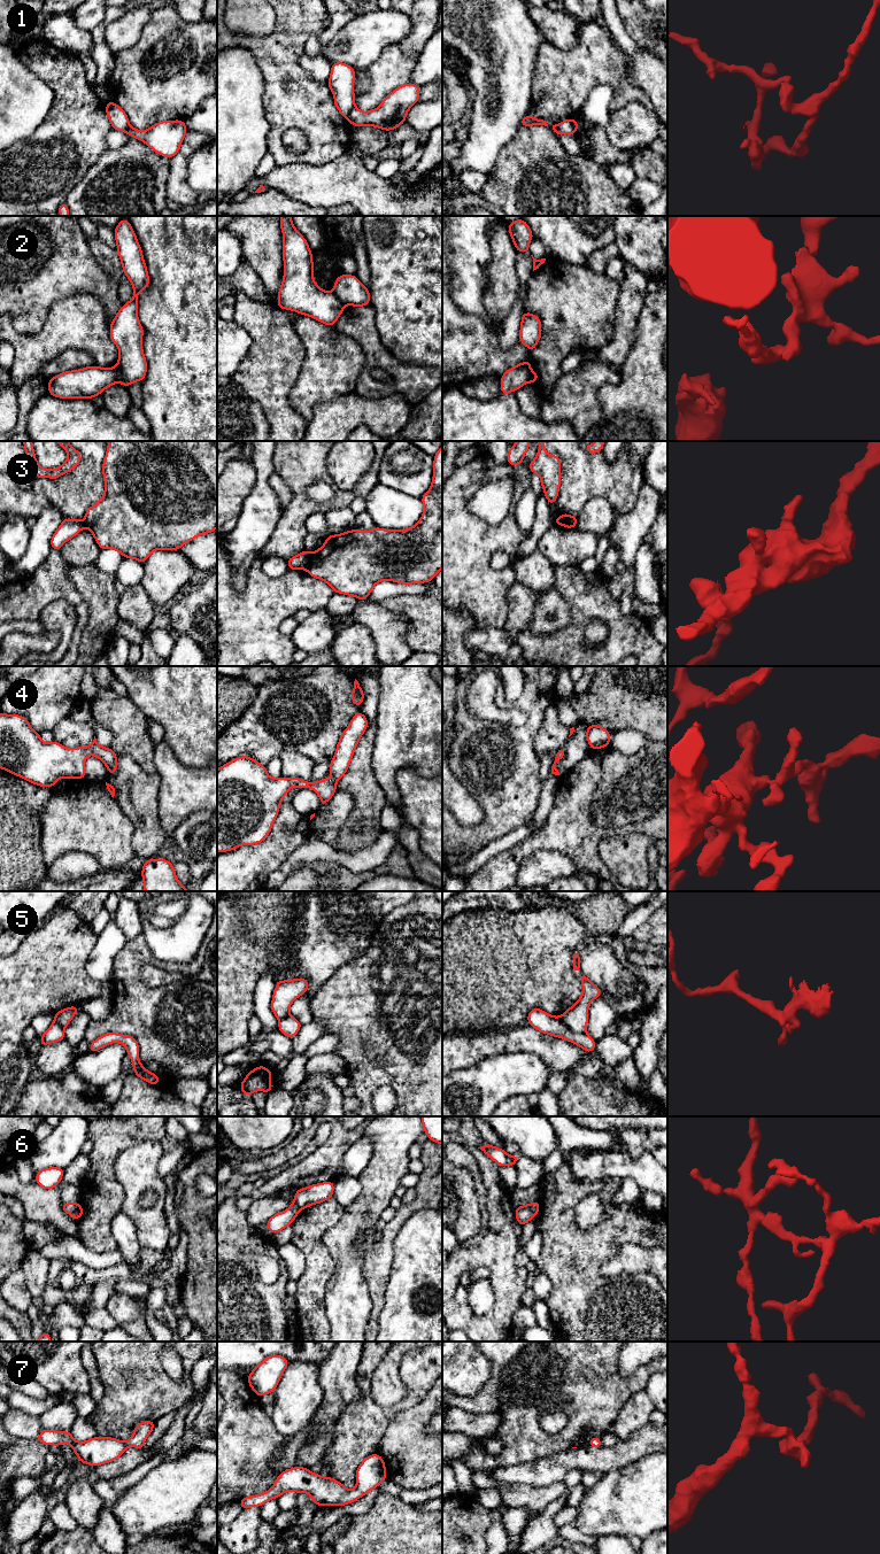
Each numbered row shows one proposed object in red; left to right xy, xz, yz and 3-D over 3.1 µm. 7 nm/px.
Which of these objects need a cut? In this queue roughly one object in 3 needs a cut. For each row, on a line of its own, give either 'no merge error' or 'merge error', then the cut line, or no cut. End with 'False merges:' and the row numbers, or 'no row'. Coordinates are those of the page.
1: merge error; cut in xz along (354, 106), (347, 118)
2: merge error; cut in xz along (332, 292), (346, 303)
3: merge error; cut in xz along (313, 554), (307, 569)
4: no merge error; no cut
5: merge error; cut in yz along (560, 1018), (571, 1030), (585, 1033)
6: merge error; cut in xy along (76, 1204), (70, 1214)
7: no merge error; no cut
False merges: 1, 2, 3, 5, 6

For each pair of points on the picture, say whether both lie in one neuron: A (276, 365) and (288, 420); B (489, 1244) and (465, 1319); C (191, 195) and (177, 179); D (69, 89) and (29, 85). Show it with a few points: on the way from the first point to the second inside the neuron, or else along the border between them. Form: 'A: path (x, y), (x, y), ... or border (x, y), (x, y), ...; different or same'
A: path (275, 379), (276, 407); same
B: path (502, 1268), (502, 1306), (489, 1319); same
C: path (187, 192), (178, 183); same
D: border (30, 69), (53, 92), (53, 103), (47, 114); different

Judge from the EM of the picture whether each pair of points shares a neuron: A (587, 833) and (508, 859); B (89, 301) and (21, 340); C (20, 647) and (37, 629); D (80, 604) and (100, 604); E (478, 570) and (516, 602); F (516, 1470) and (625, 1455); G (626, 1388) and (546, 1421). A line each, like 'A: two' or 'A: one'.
A: one
B: one
C: two
D: two
E: two
F: one
G: two

